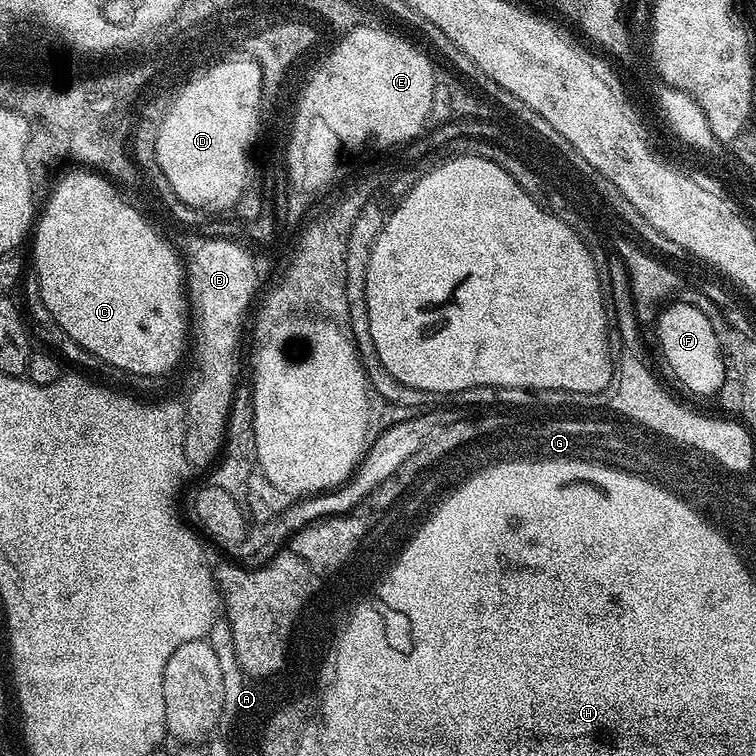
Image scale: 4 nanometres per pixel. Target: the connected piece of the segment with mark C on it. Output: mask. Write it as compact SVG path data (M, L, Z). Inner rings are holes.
M95 170L80 171L84 172L68 172L57 182L48 201L42 204L42 211L34 224L34 235L30 243L32 242L32 264L36 267L34 275L40 287L40 297L51 323L56 323L67 339L94 354L109 369L117 368L118 371L129 372L132 376L160 376L163 372L170 371L183 356L185 359L186 345L190 340L190 305L186 295L186 272L182 267L182 260L180 264L175 250L152 229L151 222L130 201L124 200L125 193L108 176Z

